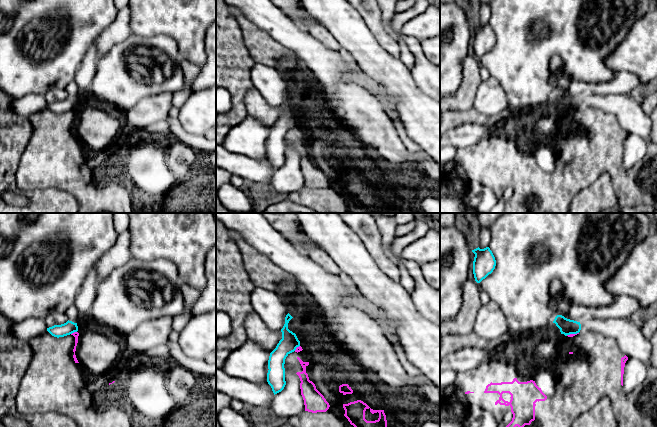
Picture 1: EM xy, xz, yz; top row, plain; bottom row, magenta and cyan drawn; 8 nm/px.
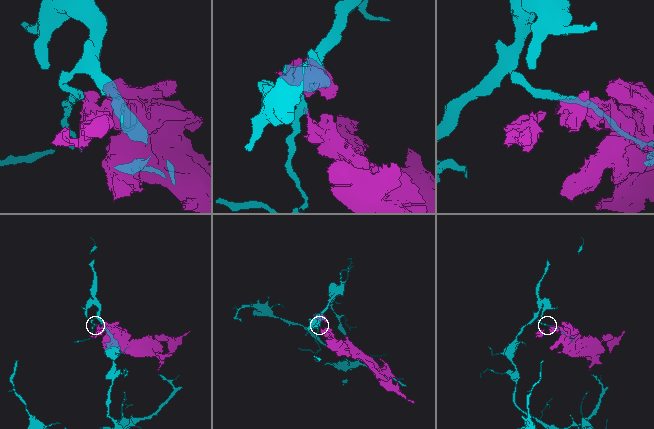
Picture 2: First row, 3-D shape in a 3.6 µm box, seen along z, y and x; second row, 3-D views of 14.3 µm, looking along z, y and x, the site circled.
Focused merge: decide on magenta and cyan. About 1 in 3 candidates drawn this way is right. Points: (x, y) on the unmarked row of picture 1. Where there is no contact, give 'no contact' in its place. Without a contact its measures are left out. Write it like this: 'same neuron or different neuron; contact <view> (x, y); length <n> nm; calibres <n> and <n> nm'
different neuron; contact xy (74, 108); length 50 nm; calibres 50 and 100 nm

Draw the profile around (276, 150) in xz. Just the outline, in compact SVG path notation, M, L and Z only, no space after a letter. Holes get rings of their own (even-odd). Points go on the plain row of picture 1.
M289 89L286 91L285 100L281 105L282 115L270 129L268 136L267 158L274 171L281 168L286 161L284 144L286 133L300 122L296 110L288 105L288 99L292 94Z

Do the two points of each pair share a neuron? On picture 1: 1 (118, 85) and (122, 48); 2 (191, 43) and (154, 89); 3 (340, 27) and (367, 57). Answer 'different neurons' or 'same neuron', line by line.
1: same neuron
2: different neurons
3: same neuron

